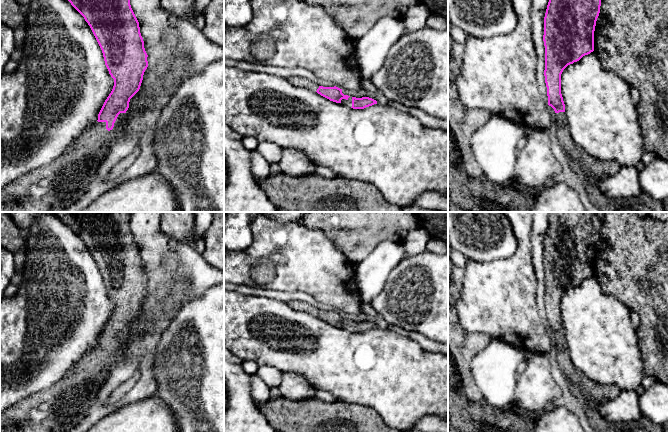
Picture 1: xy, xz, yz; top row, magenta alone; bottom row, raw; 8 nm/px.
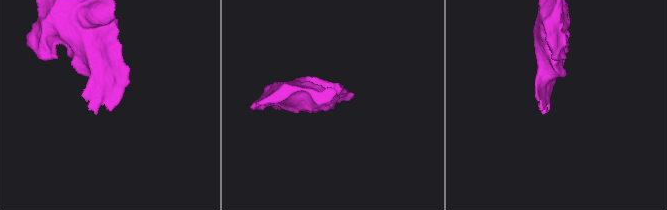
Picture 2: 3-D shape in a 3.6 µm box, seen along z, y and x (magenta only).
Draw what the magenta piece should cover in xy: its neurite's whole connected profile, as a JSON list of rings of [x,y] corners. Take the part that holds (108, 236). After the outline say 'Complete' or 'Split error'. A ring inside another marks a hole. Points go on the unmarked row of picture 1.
[[[53,212],[84,241],[103,277],[114,310],[98,344],[76,362],[54,385],[31,394],[0,413],[0,432],[67,432],[87,416],[96,393],[112,367],[122,361],[130,323],[139,315],[148,291],[139,246],[130,229],[133,212]]]. Split error

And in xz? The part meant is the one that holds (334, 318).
[[[292,301],[292,302],[289,302],[288,305],[291,308],[293,308],[294,310],[310,313],[311,315],[317,316],[318,318],[329,323],[330,325],[346,329],[353,333],[364,333],[366,331],[377,328],[377,325],[372,322],[350,321],[348,319],[344,319],[342,317],[342,313],[340,313],[336,310],[334,310],[334,311],[319,310],[316,307],[314,307],[313,305],[310,305],[310,304],[302,302],[302,301]]]. Split error

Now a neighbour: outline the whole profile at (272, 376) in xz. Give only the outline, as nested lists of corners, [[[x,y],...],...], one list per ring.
[[[262,366],[258,368],[256,374],[262,378],[270,388],[279,388],[281,383],[281,371],[278,369],[271,366]]]

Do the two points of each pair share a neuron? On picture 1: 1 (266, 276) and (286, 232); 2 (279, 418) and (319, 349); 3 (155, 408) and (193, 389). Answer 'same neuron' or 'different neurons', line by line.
1: same neuron
2: different neurons
3: different neurons

